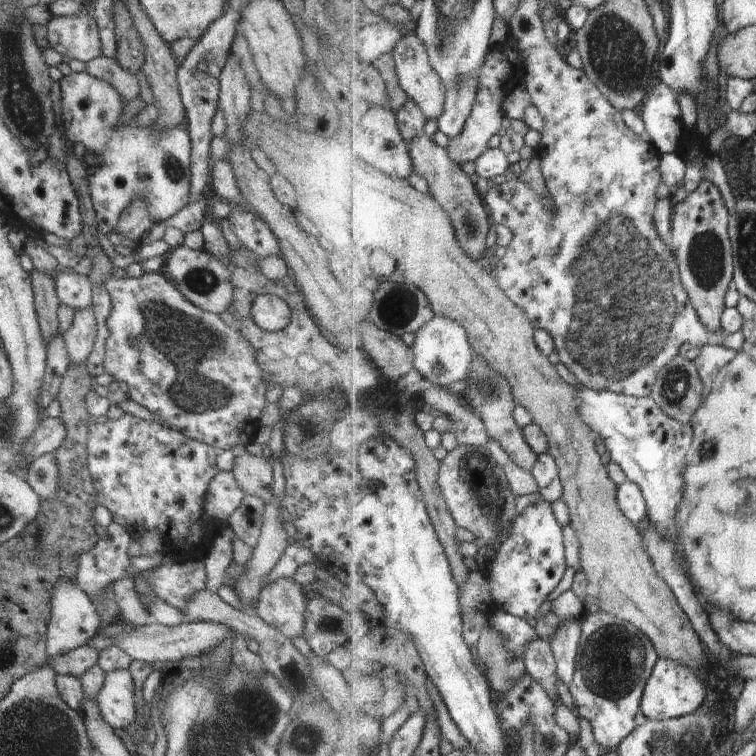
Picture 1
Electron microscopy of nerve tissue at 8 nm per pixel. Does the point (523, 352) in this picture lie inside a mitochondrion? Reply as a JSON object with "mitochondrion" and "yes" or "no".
{"mitochondrion":"no"}

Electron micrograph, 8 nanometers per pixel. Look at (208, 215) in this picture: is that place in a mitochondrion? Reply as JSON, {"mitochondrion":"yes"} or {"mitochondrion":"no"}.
{"mitochondrion":"no"}

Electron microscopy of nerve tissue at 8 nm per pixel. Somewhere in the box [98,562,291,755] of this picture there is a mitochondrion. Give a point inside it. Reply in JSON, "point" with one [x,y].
{"point":[254,707]}

